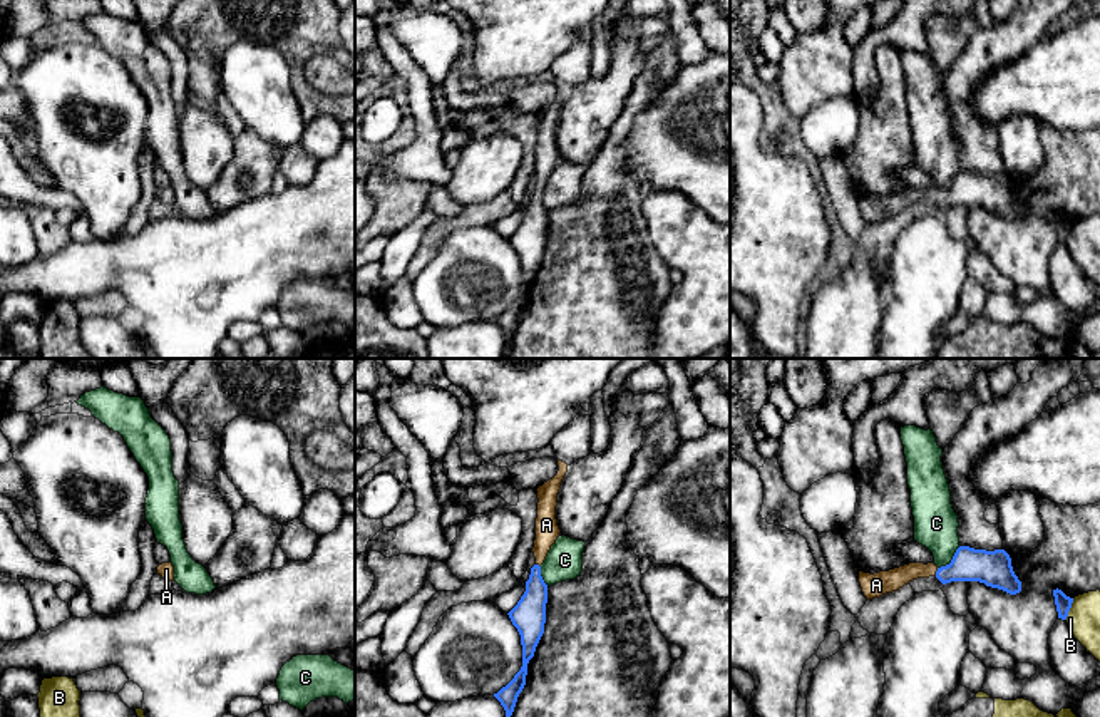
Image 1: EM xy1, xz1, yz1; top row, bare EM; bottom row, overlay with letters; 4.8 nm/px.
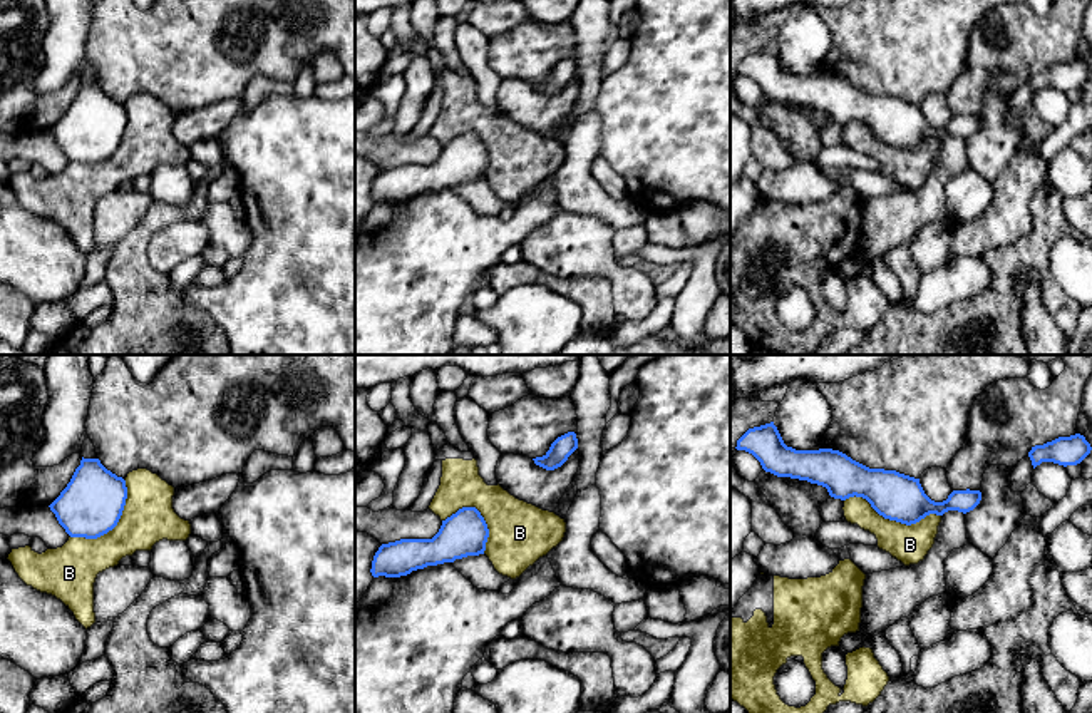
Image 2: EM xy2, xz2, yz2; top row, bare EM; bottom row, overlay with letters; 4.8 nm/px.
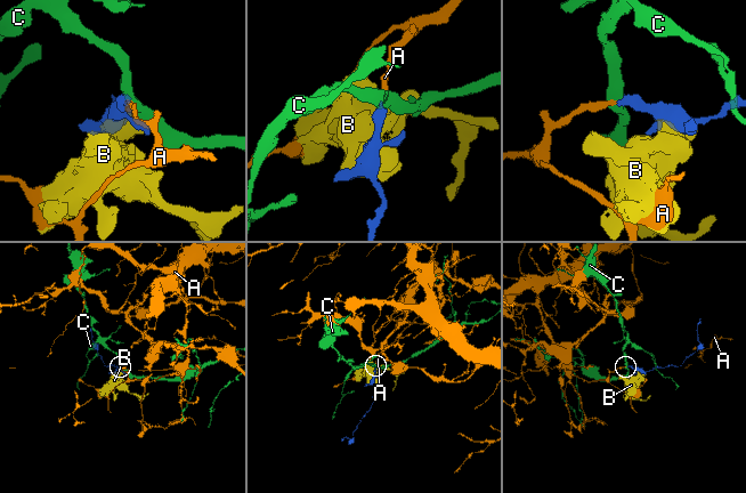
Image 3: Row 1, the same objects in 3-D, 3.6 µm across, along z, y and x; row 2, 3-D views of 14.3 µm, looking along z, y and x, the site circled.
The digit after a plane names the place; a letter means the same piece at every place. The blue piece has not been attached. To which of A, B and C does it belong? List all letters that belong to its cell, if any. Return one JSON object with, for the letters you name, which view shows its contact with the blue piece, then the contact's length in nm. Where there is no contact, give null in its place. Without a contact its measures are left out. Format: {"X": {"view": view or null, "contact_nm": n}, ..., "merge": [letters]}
{"A": {"view": "yz1", "contact_nm": 40}, "merge": ["A"]}

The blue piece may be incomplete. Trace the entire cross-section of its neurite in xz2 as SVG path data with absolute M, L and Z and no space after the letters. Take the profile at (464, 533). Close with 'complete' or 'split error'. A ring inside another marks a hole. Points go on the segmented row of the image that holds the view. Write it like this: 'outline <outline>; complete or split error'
outline M462 507L432 539L400 539L382 544L372 561L372 576L400 577L412 571L454 562L486 551L489 529L476 507Z; complete

